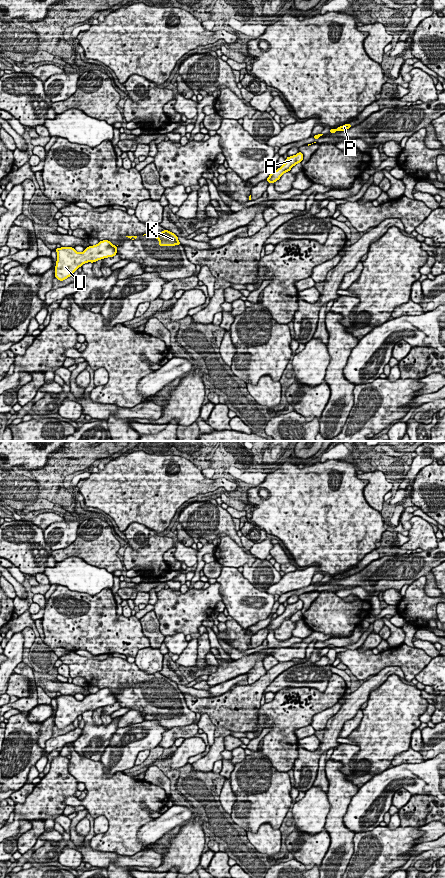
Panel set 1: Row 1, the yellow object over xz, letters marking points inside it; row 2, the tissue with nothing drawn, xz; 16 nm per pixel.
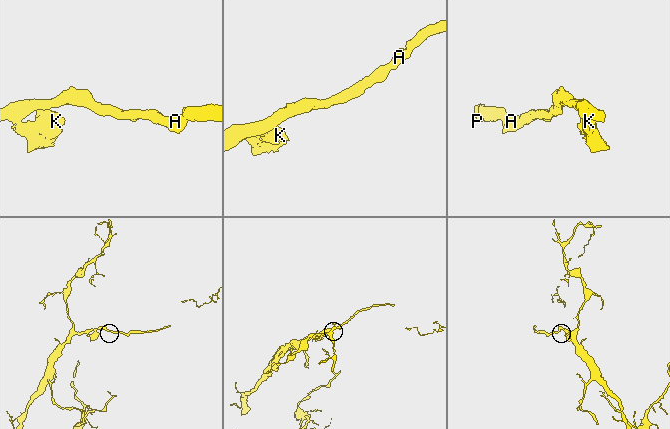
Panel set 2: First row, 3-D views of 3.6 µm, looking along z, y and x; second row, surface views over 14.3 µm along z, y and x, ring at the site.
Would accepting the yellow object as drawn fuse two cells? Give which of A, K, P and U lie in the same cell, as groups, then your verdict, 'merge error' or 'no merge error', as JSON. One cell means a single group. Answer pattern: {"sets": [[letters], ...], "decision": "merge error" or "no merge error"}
{"sets": [["A", "P", "U"], ["K"]], "decision": "merge error"}

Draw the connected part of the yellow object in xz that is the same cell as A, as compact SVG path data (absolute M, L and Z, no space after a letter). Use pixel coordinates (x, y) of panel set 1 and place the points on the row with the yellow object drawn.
M300 151L293 156L288 156L285 160L285 163L278 168L277 170L271 172L269 177L266 179L268 183L275 183L277 180L280 179L280 177L285 173L289 172L293 166L295 166L298 163L301 163L303 160L303 153Z

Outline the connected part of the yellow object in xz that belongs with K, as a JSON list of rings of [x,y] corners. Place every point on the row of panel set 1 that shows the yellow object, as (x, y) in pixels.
[[[165,229],[162,232],[150,232],[149,234],[144,235],[150,235],[151,238],[157,238],[159,240],[158,246],[181,245],[178,240],[178,236]]]

